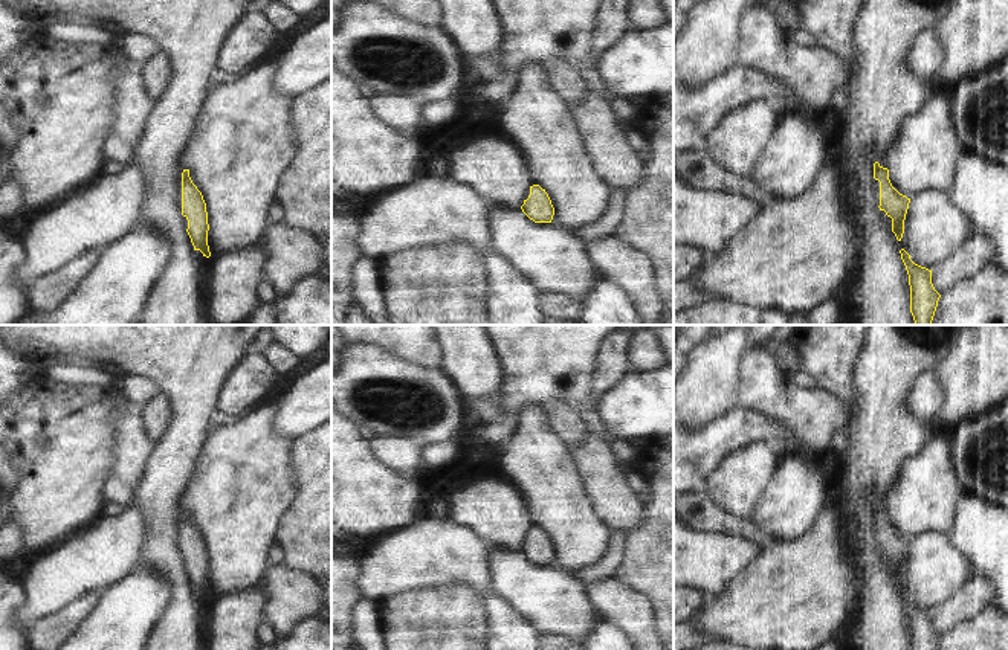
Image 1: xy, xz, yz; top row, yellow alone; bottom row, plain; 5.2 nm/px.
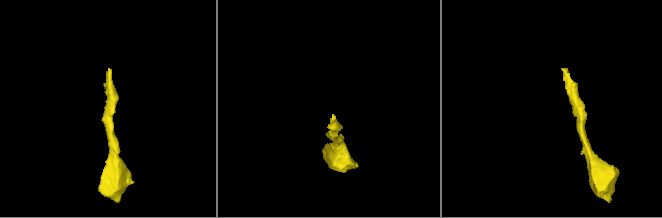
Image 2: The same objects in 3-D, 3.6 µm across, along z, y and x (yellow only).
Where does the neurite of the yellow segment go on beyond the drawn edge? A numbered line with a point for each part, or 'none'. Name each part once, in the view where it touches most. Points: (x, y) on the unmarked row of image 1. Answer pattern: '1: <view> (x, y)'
1: yz (872, 499)

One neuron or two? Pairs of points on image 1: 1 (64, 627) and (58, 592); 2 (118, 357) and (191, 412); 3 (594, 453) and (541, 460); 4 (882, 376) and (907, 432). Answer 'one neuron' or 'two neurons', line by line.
1: two neurons
2: one neuron
3: two neurons
4: one neuron

